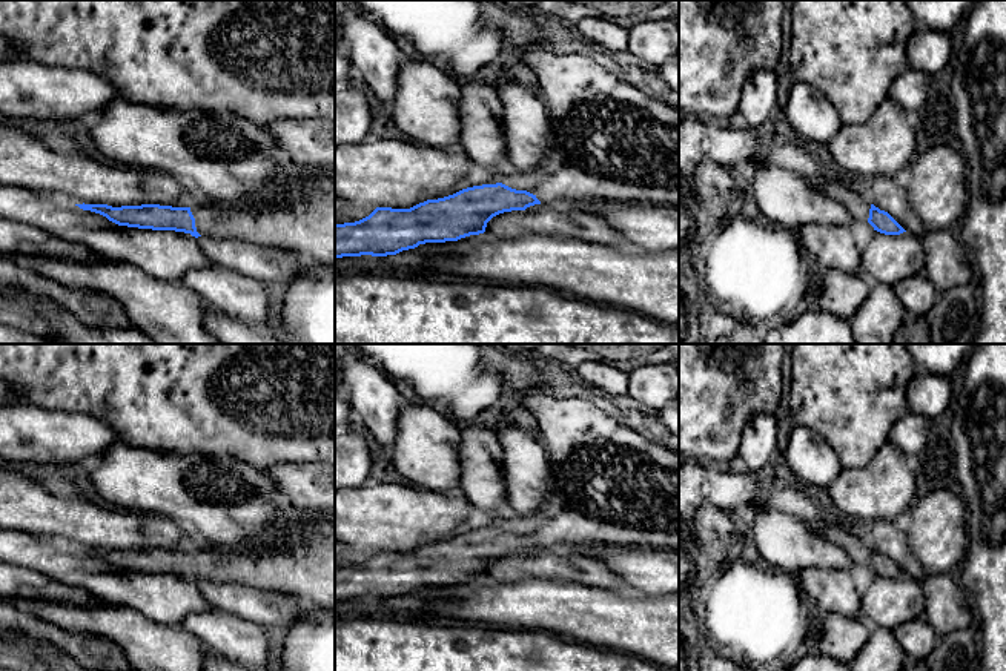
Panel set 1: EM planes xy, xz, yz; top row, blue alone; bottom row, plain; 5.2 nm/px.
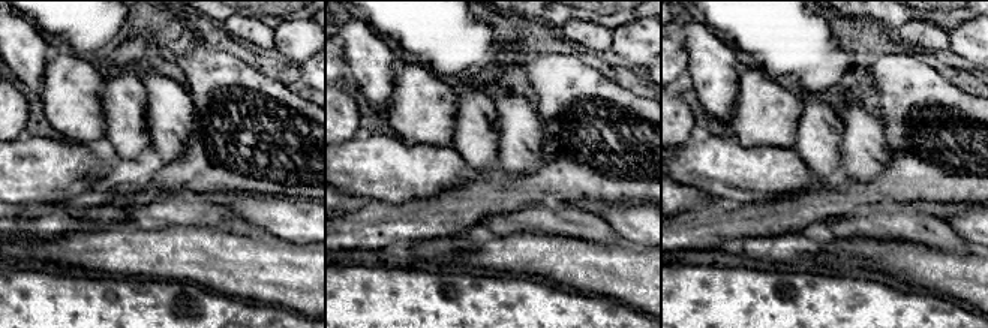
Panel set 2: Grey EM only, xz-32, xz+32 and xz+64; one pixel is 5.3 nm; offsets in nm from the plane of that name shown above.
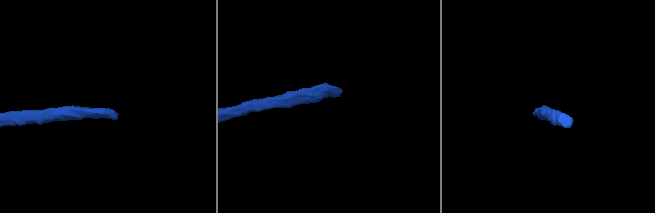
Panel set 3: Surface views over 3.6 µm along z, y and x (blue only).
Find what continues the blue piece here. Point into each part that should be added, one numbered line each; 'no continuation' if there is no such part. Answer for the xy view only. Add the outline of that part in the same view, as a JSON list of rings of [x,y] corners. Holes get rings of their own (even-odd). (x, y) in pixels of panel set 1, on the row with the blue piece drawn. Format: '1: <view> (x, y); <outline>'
1: xy (298, 217); [[[335,174],[283,175],[270,195],[246,206],[190,206],[200,235],[237,238],[296,253],[307,266],[335,267]]]

